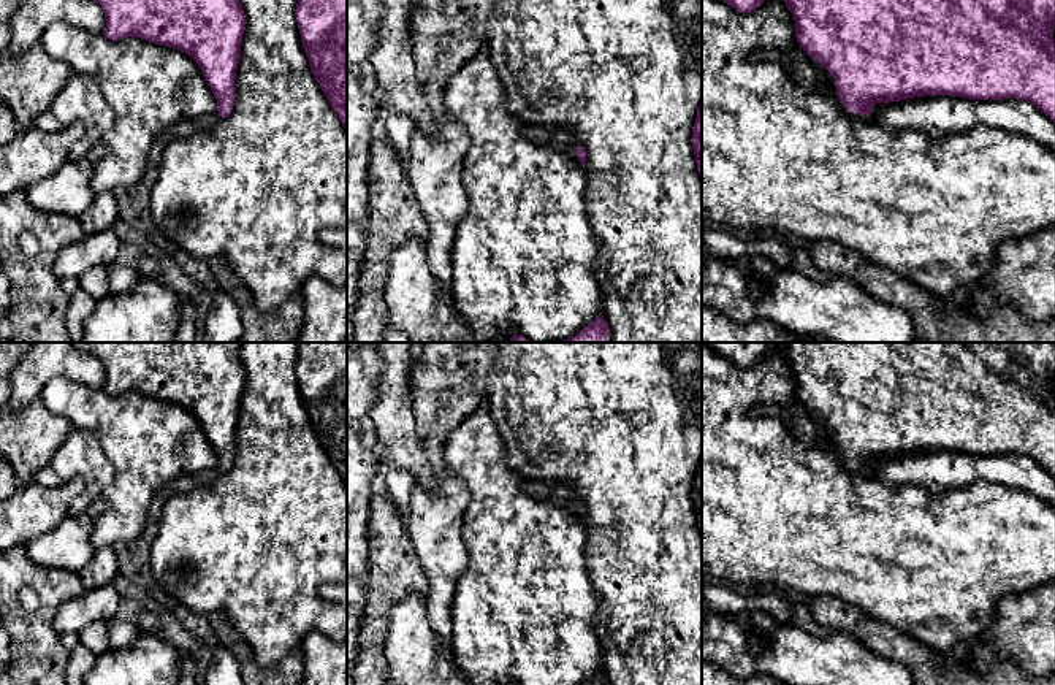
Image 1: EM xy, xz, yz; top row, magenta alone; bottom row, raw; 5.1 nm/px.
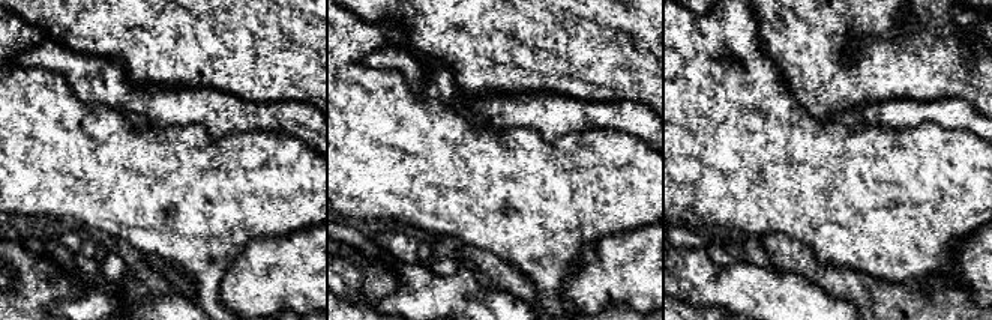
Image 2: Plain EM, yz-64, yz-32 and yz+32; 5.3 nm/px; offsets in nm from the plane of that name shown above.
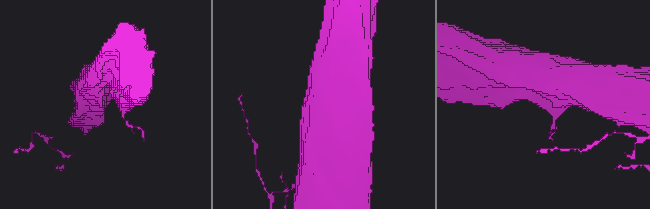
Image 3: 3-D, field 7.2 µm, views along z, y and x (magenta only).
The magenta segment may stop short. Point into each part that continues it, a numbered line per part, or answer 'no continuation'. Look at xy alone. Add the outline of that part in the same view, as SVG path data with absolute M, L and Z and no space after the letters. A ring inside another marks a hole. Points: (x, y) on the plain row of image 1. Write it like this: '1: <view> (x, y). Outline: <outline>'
1: xy (184, 482). Outline: M215 466L214 469L206 469L198 474L192 476L181 476L174 480L166 482L152 498L150 507L149 507L149 523L155 525L157 519L162 512L163 503L177 492L187 492L198 485L209 485L215 479L222 477L223 473Z

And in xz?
1: xz (567, 498). Outline: M539 480L526 482L523 488L534 496L550 496L556 499L561 506L569 507L575 515L578 515L577 514L578 496L575 490L572 488L564 490L564 488L558 488L551 484L539 482Z

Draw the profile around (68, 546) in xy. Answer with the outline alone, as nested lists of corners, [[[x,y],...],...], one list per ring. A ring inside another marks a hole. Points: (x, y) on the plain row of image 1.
[[[98,496],[89,503],[84,514],[68,514],[57,528],[29,542],[29,558],[43,568],[78,572],[92,561],[97,552],[90,541],[93,520],[106,512],[108,507],[108,503]]]

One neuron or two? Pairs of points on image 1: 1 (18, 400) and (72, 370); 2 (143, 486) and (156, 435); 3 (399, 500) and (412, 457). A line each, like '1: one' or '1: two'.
1: one
2: one
3: two

